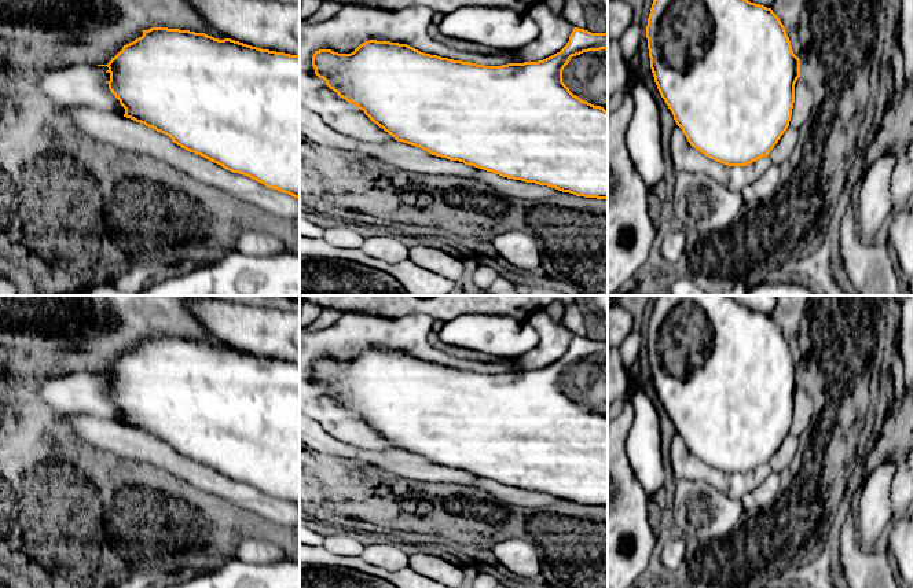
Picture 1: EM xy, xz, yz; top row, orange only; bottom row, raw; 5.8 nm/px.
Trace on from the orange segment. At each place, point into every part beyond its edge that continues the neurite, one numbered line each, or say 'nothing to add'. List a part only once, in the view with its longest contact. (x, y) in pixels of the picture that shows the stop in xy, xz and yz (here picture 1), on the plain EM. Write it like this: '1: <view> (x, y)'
1: xz (586, 382)

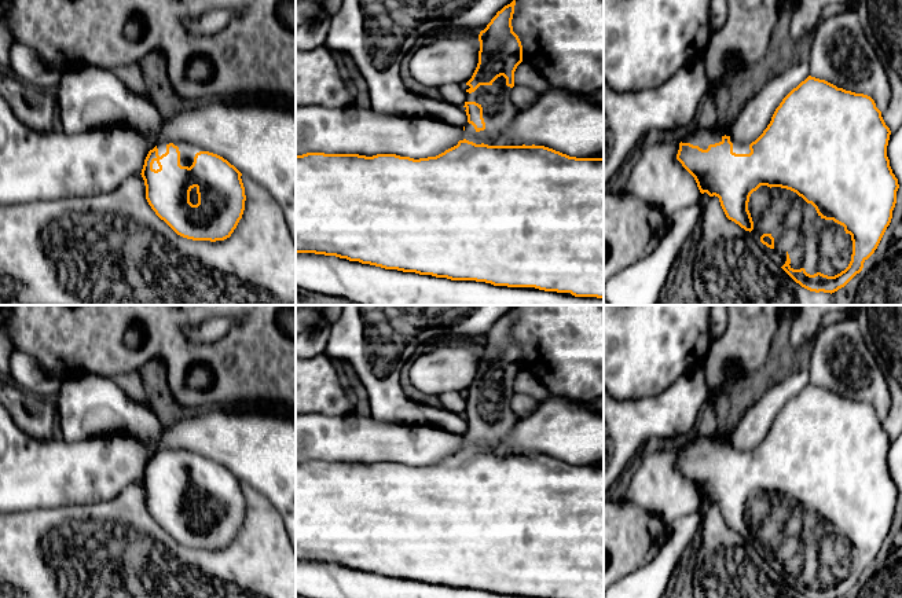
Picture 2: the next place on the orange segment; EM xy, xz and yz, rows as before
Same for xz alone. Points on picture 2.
1: xz (499, 419)

